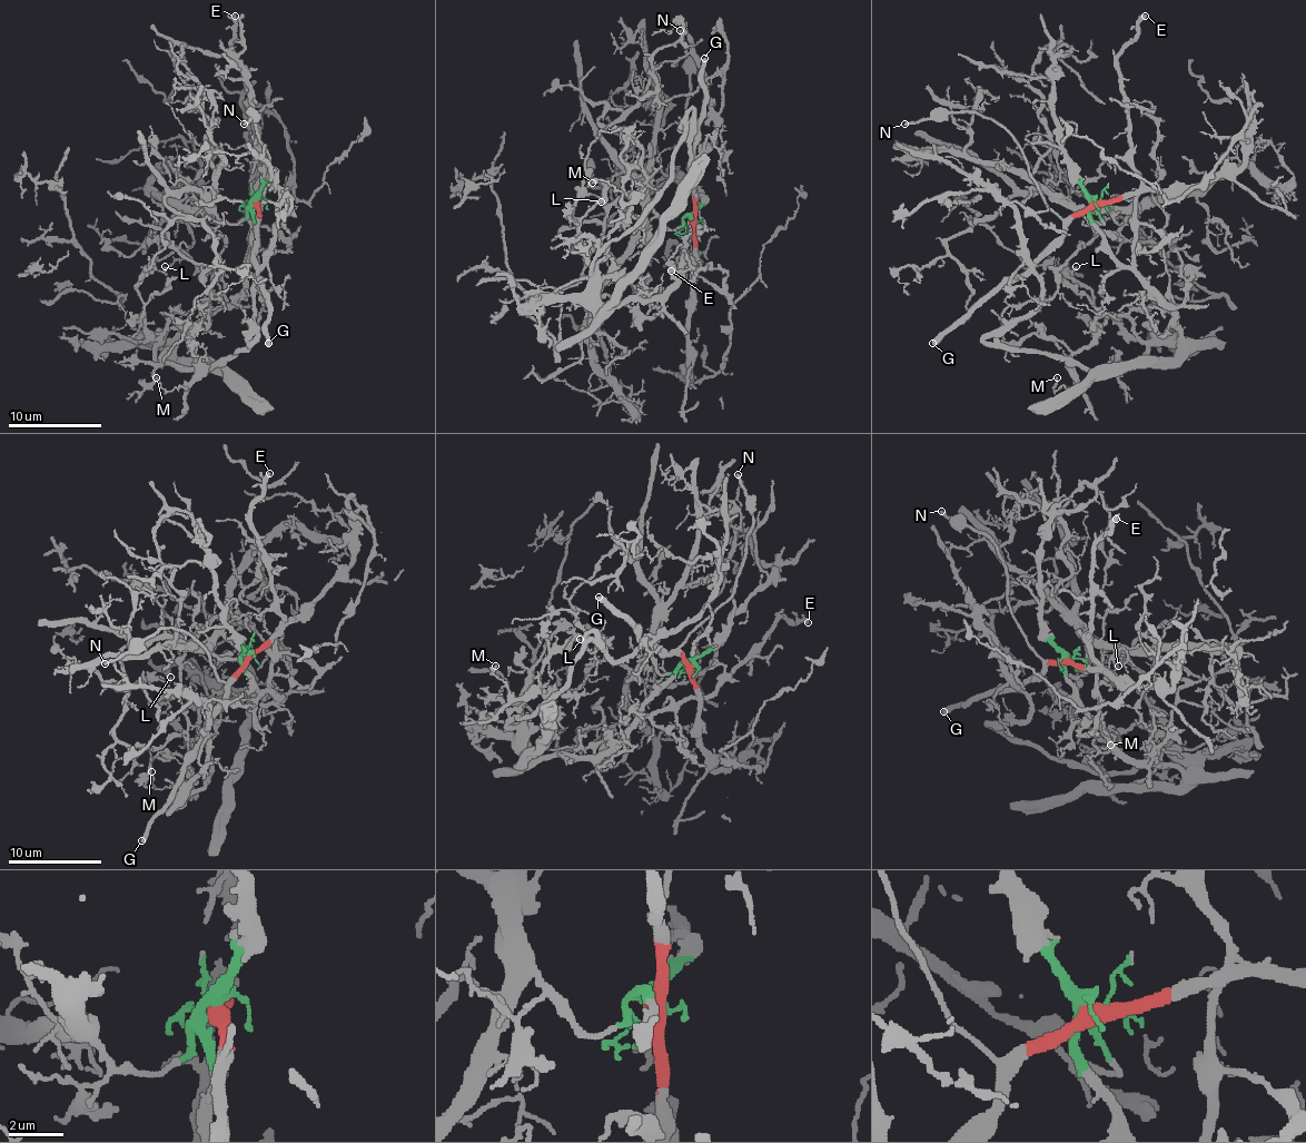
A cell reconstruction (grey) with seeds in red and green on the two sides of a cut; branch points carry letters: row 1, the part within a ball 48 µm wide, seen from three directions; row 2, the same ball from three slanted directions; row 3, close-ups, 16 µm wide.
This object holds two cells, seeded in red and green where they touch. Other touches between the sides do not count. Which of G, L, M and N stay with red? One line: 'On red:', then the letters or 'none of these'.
On red: G, N

